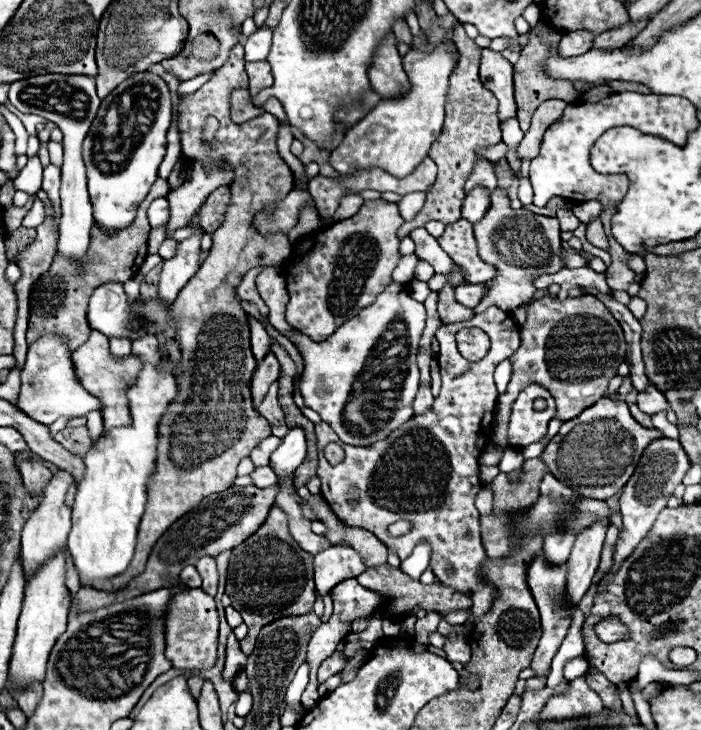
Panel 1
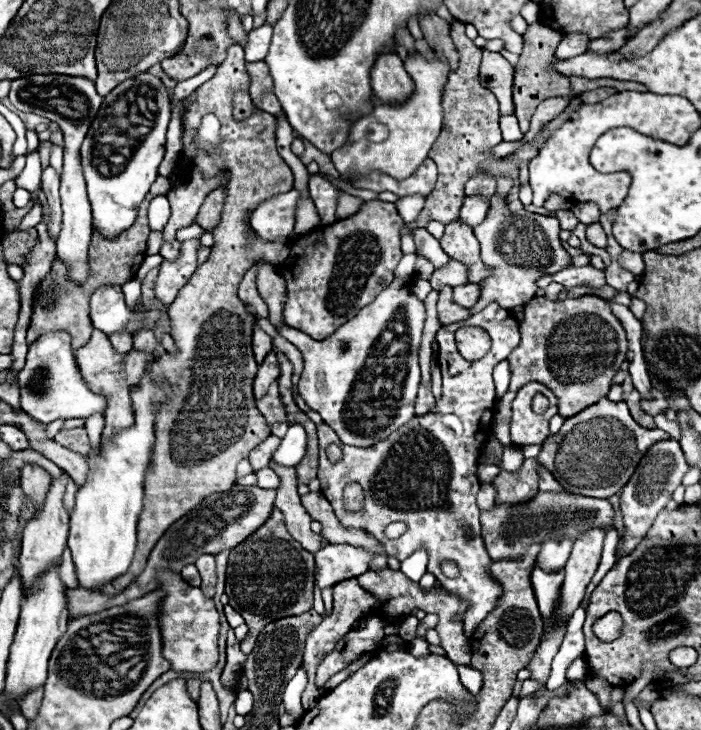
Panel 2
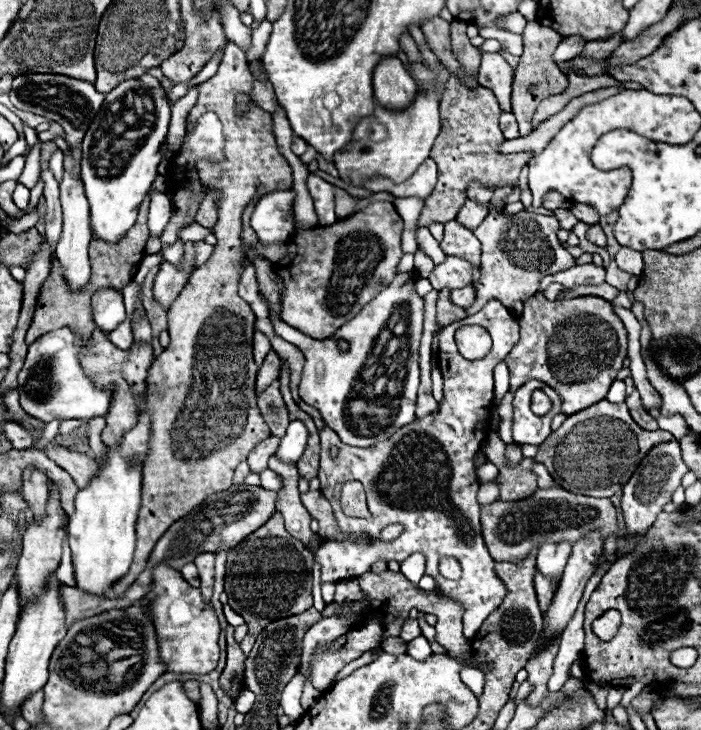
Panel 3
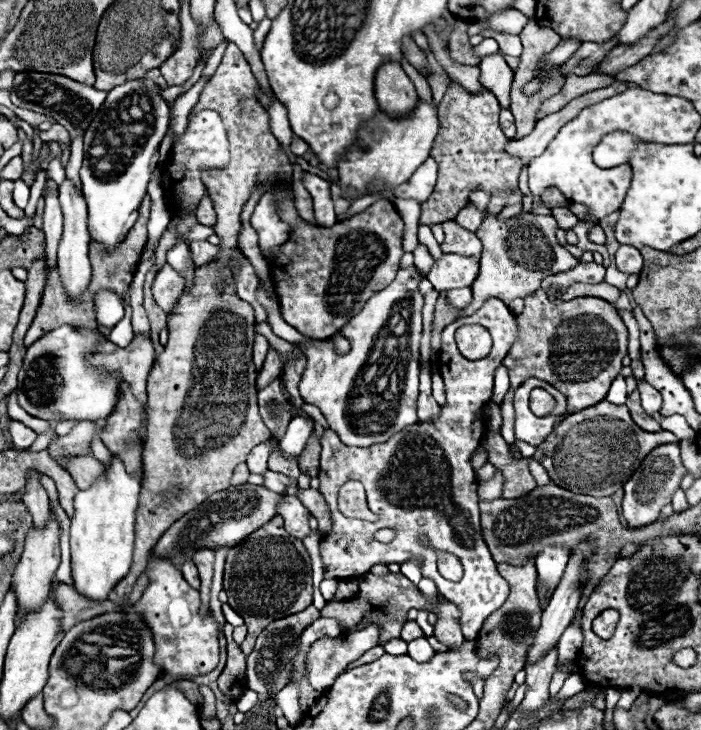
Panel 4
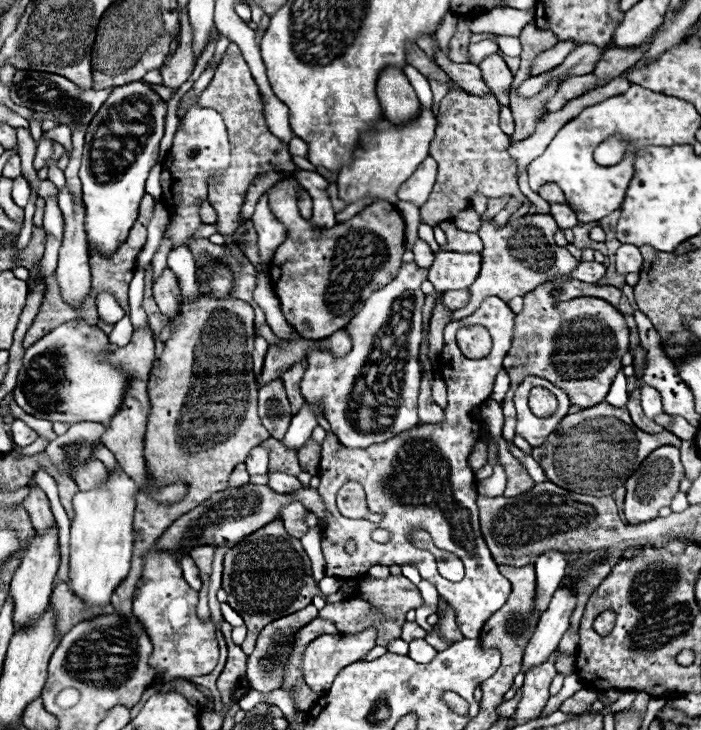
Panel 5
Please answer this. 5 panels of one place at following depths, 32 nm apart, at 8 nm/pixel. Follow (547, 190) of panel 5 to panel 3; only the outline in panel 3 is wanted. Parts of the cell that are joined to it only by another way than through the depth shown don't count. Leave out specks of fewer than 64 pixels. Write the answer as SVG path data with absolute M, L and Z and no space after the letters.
M548 192L544 198L544 208L554 210L554 208L572 208L570 200L564 200L564 196L560 196L558 192Z

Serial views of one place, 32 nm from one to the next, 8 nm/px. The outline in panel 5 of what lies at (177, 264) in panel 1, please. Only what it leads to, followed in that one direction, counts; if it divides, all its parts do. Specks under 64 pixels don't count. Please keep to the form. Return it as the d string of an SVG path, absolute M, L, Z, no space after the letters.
M168 266L158 276L158 280L154 282L152 292L154 292L154 300L160 306L162 314L168 318L176 316L178 306L180 306L180 298L182 298L180 296L180 280Z

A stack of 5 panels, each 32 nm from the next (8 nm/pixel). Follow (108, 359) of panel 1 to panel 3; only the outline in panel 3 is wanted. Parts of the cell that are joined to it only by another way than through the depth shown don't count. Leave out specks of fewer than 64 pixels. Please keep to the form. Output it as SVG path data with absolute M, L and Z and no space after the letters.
M98 328L94 330L92 342L80 352L80 364L82 364L84 372L92 378L92 384L96 384L98 388L110 390L110 394L112 394L110 410L106 414L106 428L102 432L104 444L118 446L118 440L120 440L122 432L136 426L138 408L136 408L136 402L134 402L134 394L144 390L146 372L148 372L152 360L154 360L154 356L152 356L152 350L148 346L132 344L130 350L118 350L116 346L112 346L110 340L106 340L106 334L100 332Z

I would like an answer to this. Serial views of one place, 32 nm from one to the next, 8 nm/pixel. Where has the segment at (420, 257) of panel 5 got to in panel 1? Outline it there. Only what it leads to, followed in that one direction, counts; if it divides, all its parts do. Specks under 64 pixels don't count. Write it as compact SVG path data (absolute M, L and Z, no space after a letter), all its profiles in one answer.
M418 260L418 266L416 266L416 272L414 272L414 280L420 280L420 282L428 282L430 278L434 276L434 270L428 262L424 260Z

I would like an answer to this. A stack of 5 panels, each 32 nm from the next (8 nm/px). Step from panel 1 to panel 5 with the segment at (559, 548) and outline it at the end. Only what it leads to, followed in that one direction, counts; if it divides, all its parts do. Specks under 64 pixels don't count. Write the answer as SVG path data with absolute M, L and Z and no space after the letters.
M546 550L536 558L536 612L542 614L548 608L552 592L556 592L564 570L566 554L560 550Z

